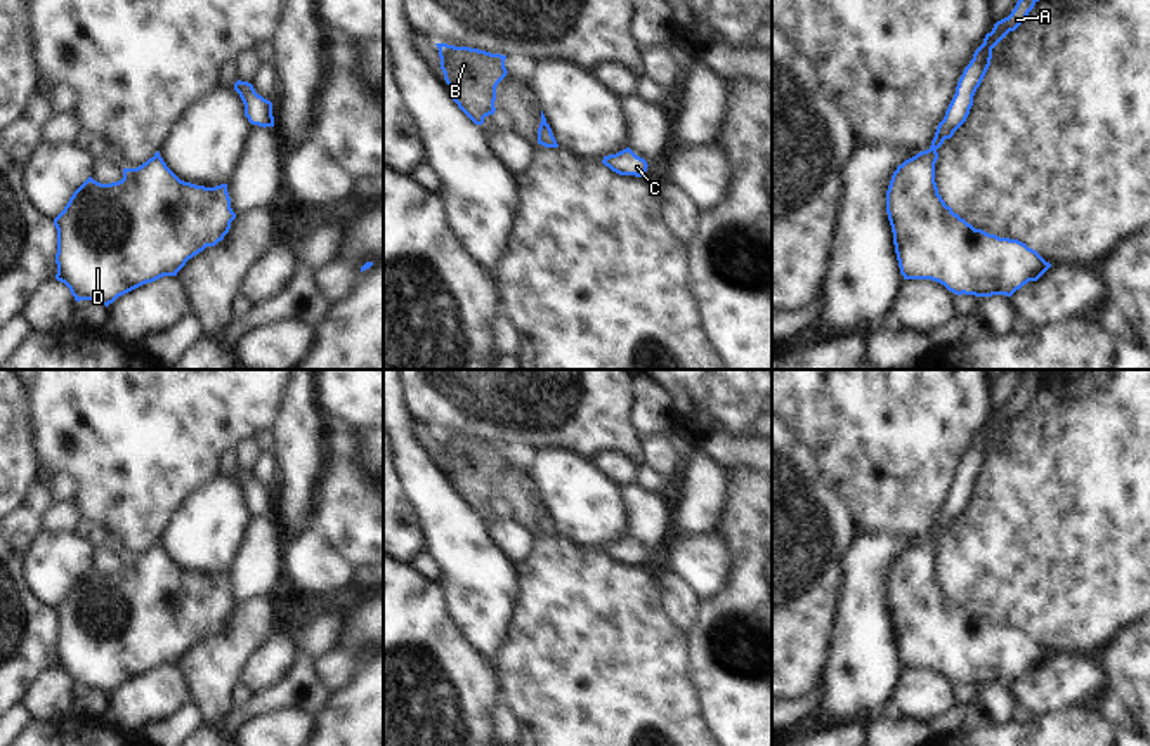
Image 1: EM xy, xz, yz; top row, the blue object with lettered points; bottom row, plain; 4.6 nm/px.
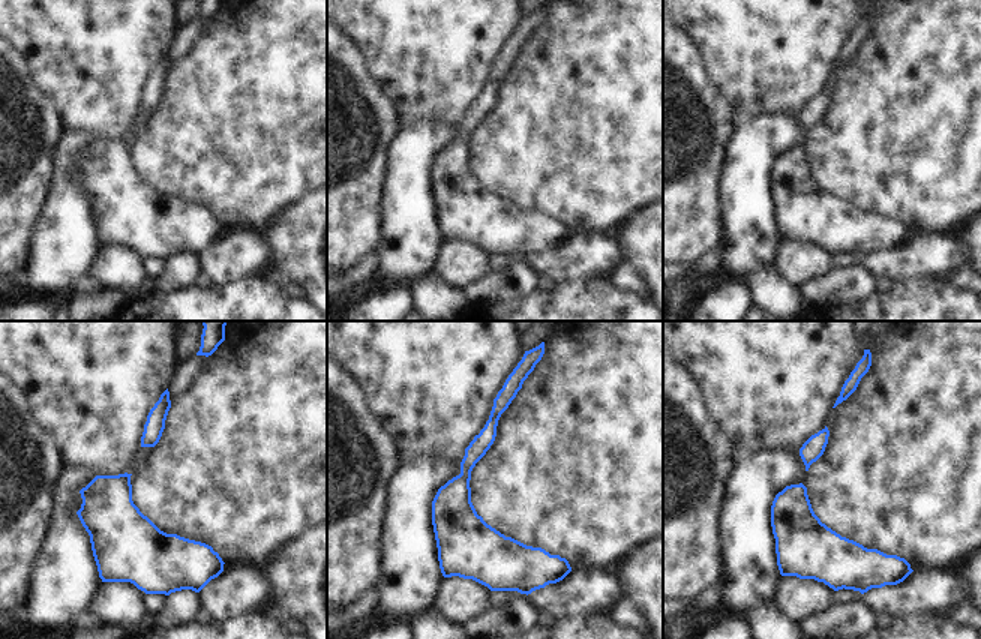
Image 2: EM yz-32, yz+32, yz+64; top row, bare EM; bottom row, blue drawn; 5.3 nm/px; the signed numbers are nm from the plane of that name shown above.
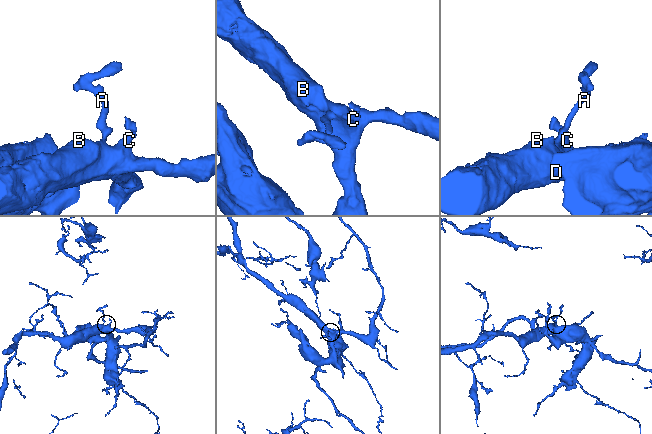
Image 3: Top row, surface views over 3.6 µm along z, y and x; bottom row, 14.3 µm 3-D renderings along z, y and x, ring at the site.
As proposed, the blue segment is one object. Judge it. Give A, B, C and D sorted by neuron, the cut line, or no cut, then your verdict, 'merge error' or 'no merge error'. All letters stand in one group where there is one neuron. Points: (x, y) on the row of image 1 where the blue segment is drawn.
groups A B C D; cut none; no merge error

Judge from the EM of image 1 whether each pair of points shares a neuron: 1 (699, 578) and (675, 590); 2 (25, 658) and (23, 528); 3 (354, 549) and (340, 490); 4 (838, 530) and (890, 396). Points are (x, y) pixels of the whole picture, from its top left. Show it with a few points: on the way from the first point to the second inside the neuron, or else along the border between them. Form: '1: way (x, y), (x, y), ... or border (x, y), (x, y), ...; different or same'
1: border (668, 571), (699, 601); different
2: way (28, 625), (28, 611), (18, 601), (18, 561); same
3: way (354, 535), (354, 516), (347, 503); same
4: border (823, 476), (823, 481), (845, 505), (859, 531); different

